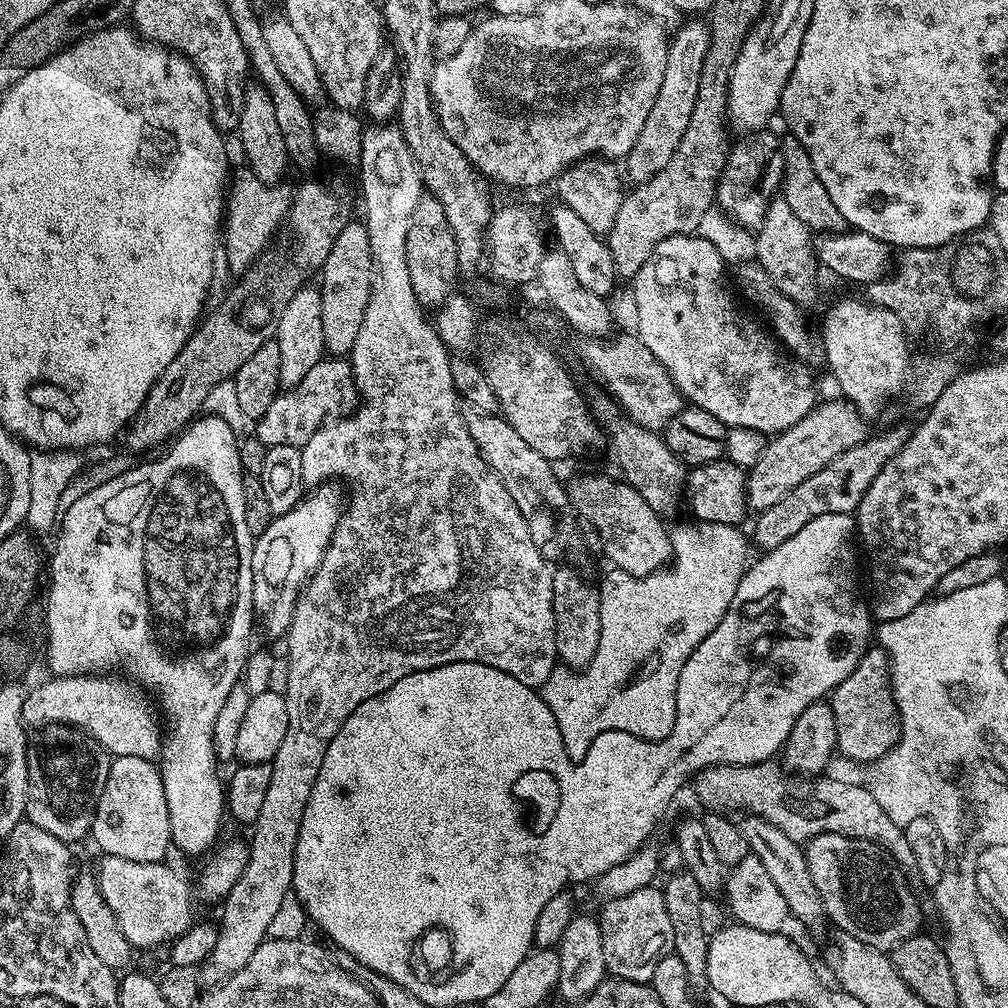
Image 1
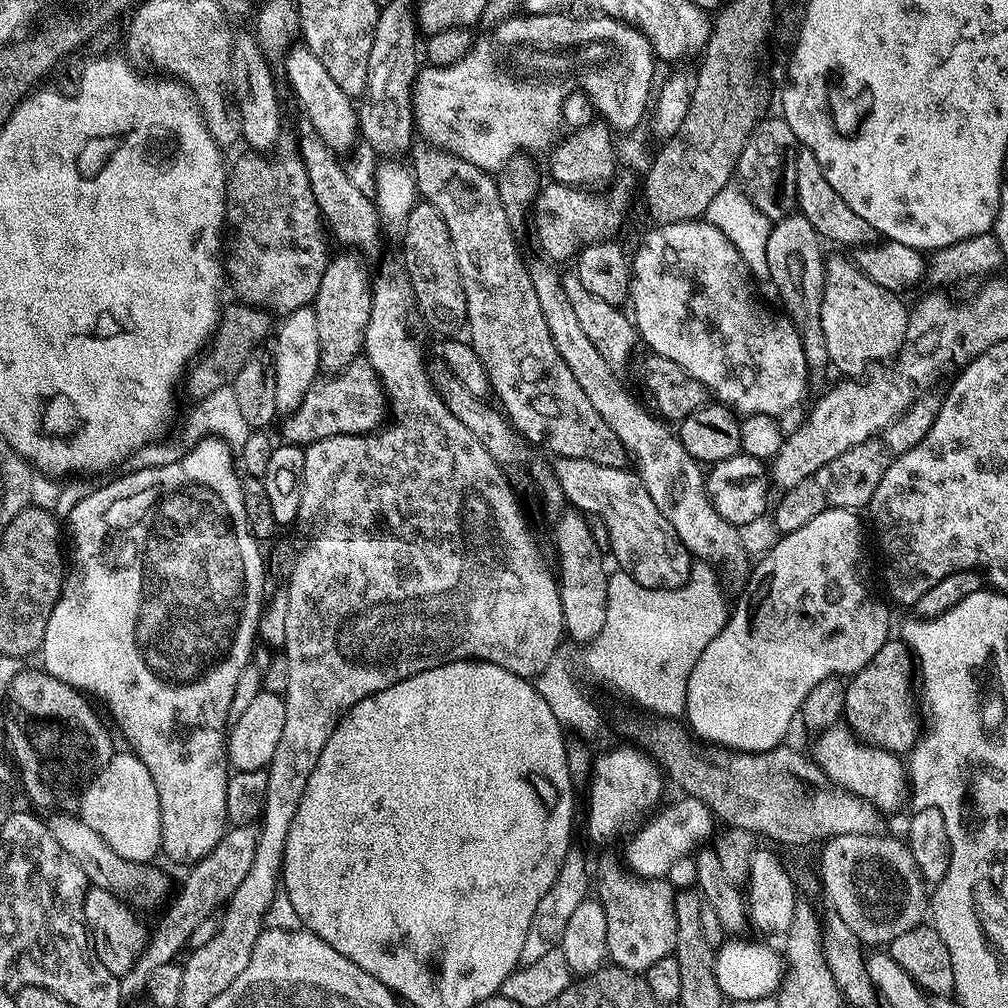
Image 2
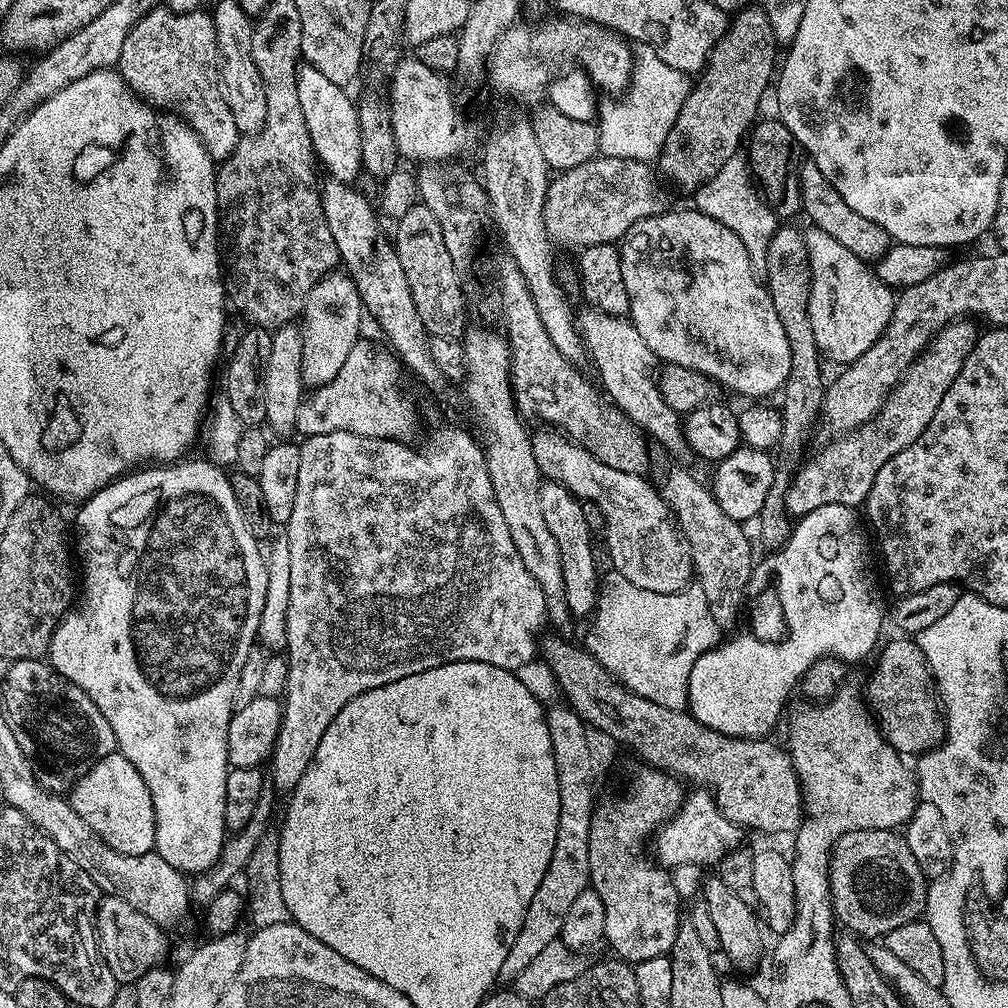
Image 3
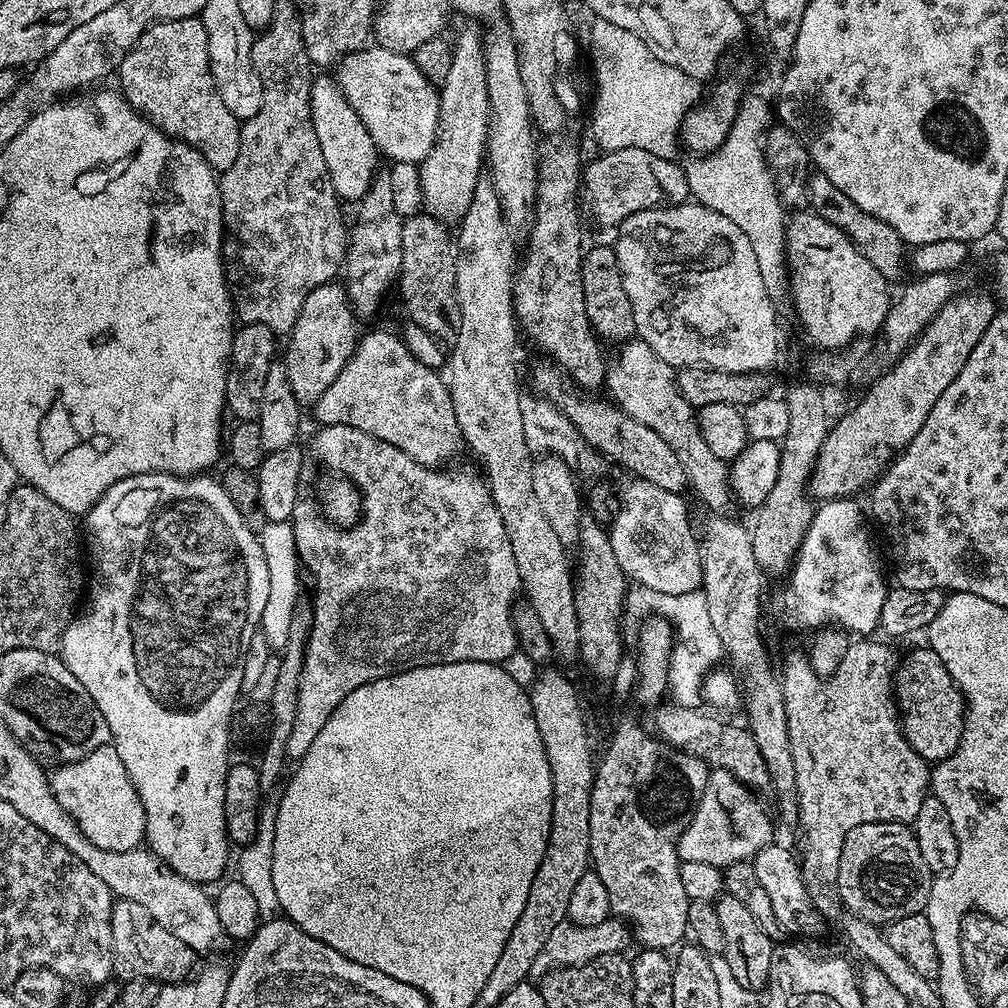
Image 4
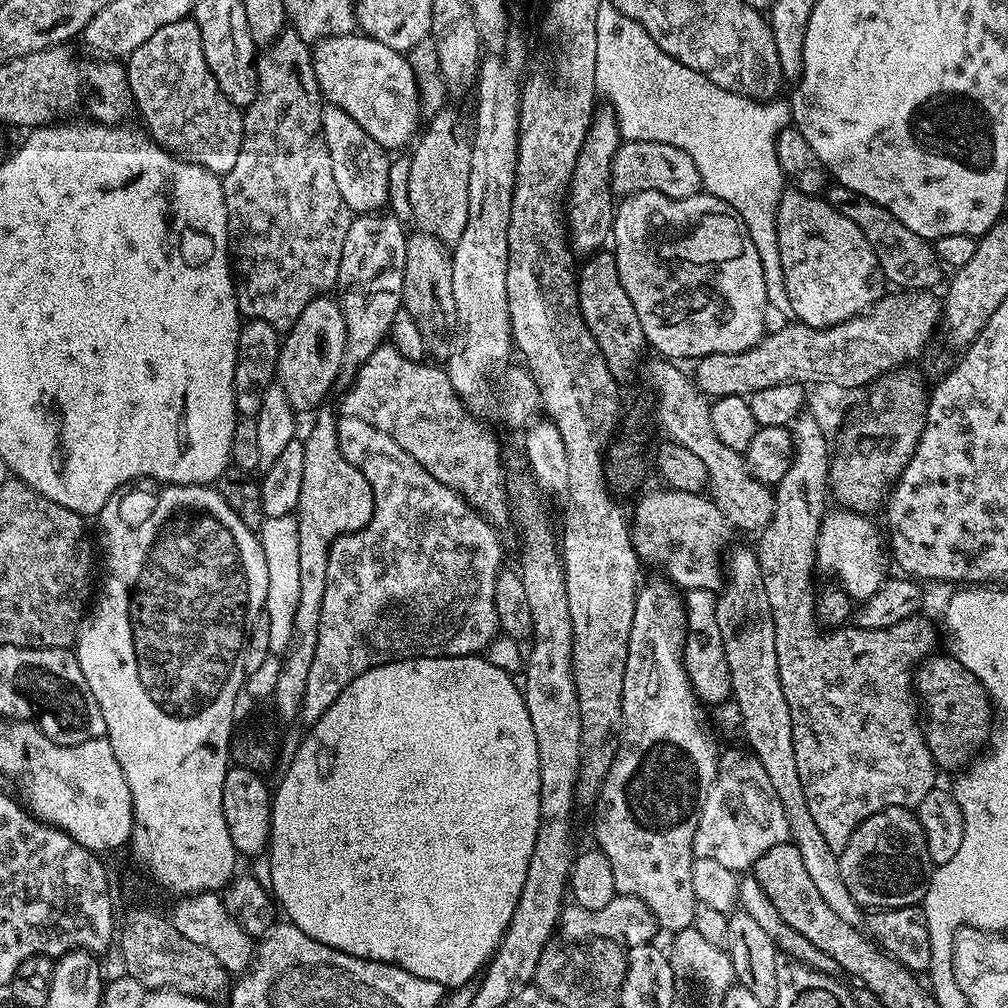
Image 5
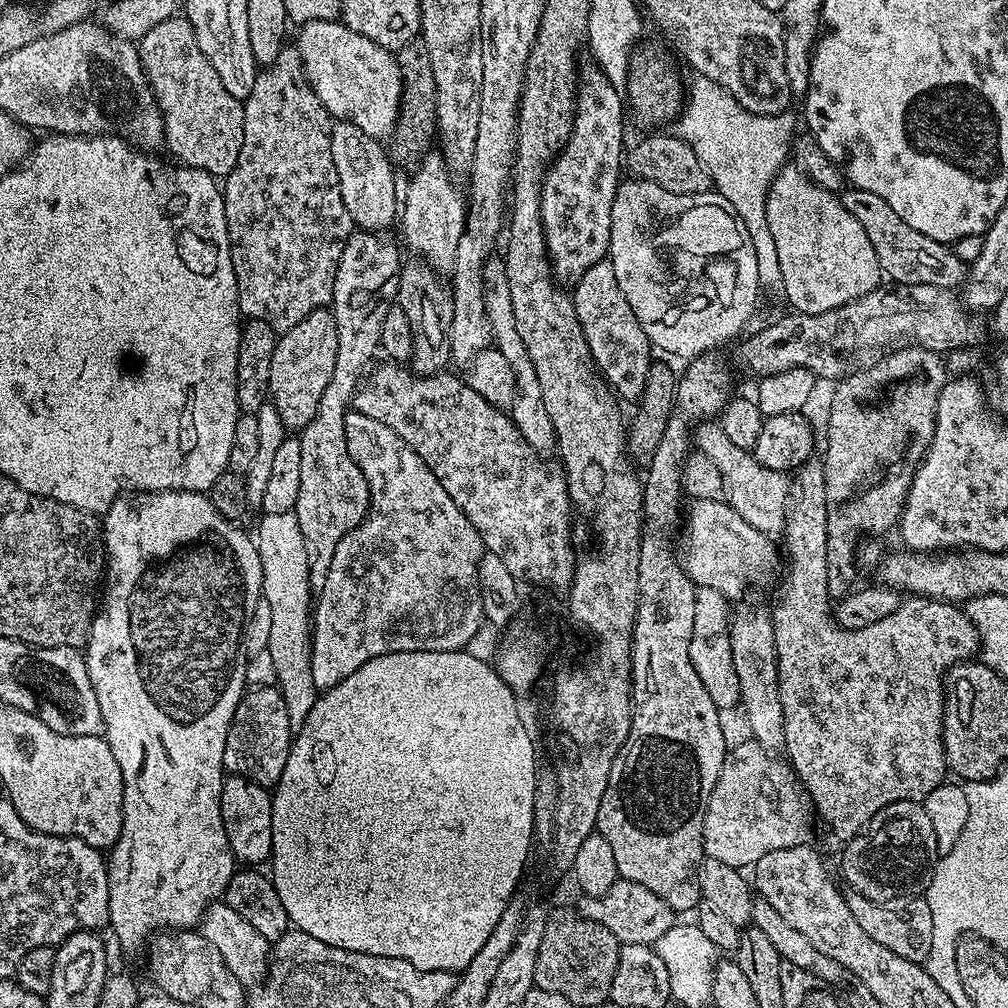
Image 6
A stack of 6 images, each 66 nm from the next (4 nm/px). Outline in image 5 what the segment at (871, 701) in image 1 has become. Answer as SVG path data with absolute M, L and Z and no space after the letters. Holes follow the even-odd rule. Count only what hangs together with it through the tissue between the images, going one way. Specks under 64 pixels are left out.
M951 654L936 655L929 655L917 667L914 673L914 691L922 705L924 740L936 767L955 773L967 769L977 753L989 743L990 729L994 724L994 705L989 700L984 685L978 678L974 678L974 674L970 674L970 670L966 670L966 666L962 666L962 662L958 662Z

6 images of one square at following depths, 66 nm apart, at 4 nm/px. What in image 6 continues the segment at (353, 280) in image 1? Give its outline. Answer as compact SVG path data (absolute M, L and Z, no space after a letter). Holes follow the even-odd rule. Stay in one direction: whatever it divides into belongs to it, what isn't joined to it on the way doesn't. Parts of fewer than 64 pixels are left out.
M319 308L306 314L306 318L298 322L298 326L294 326L277 339L274 358L270 362L268 395L270 402L278 410L278 418L282 418L285 429L299 430L307 426L310 418L314 418L318 410L318 402L322 402L322 394L330 382L330 374L334 374L334 358L338 358L338 330L328 308Z

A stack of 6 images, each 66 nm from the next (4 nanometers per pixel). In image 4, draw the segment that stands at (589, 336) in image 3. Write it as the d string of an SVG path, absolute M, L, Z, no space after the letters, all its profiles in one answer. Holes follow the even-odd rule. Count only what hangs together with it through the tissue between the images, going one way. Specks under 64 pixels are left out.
M633 338L623 345L624 348L616 356L616 361L611 361L606 372L607 395L614 401L616 407L621 408L627 416L642 422L642 426L650 426L674 454L688 474L691 491L696 491L697 496L716 514L728 514L733 510L734 493L730 487L730 468L722 458L706 446L706 438L700 433L700 422L697 409L690 402L686 402L676 385L677 369L672 365L662 362L646 341Z

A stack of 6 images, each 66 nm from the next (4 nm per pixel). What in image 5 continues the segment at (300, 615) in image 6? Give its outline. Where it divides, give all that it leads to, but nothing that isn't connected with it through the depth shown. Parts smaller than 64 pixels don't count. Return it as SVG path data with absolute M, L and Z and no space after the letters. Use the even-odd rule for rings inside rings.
M295 515L282 518L266 518L258 529L262 554L266 554L266 574L268 575L268 589L266 590L265 614L270 620L270 646L272 654L282 654L288 648L290 634L294 626L294 610L298 610L298 526Z

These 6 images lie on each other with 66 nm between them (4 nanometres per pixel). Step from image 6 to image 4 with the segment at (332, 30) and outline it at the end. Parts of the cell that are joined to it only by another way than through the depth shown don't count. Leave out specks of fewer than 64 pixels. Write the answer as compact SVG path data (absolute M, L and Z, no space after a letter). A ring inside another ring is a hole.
M365 46L358 52L343 56L334 68L334 83L342 90L346 102L354 106L354 114L362 118L362 126L370 130L376 151L381 157L389 156L396 164L419 165L436 144L440 131L440 93L437 85L429 82L418 70L415 59L403 52L391 52L379 46Z

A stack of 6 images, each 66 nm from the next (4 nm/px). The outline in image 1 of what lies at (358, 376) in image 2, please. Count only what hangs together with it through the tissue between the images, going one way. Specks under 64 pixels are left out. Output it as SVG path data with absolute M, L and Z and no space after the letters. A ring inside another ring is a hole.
M325 358L306 373L300 384L293 384L287 390L281 391L270 402L270 408L266 414L262 414L260 420L255 421L254 436L261 440L268 448L279 444L303 448L306 442L310 442L313 434L321 428L329 419L328 416L328 392L336 392L343 384L351 385L352 366L344 358Z

